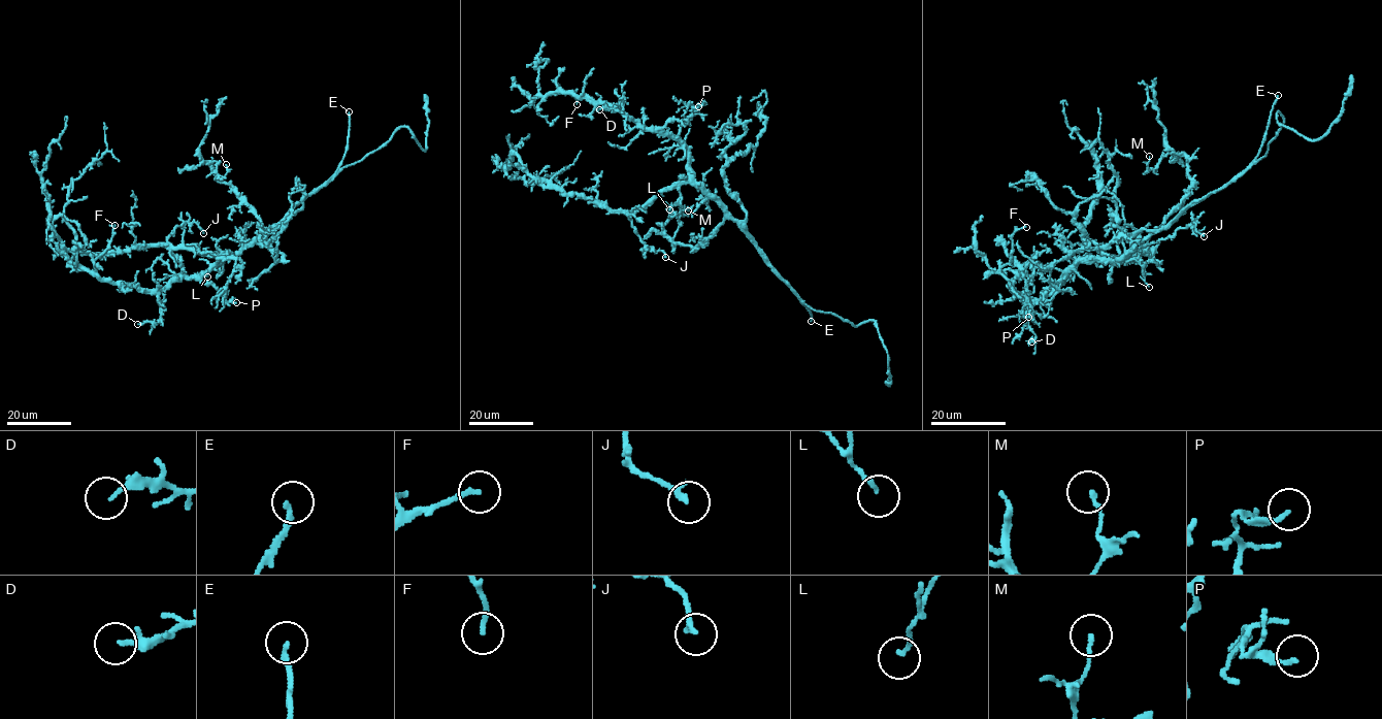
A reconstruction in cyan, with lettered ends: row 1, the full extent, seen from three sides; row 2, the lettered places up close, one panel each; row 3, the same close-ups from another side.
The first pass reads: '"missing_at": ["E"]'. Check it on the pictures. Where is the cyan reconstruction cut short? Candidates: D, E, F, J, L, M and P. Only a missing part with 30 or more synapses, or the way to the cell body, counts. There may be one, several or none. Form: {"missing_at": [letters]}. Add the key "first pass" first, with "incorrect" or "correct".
{"first pass": "correct", "missing_at": ["E"]}

